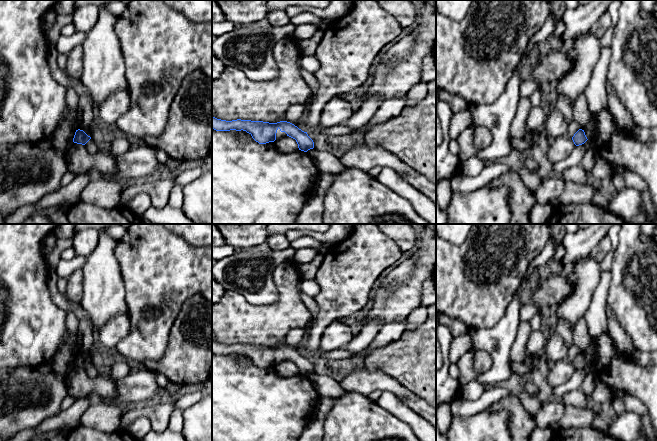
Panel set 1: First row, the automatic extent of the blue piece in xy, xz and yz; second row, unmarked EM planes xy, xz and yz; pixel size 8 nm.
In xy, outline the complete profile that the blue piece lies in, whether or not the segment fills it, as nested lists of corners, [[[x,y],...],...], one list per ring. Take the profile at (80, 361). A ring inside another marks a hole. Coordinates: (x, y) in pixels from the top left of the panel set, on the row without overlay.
[[[76,354],[73,366],[77,368],[85,369],[91,363],[83,354]]]

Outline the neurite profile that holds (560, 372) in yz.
[[[567,358],[550,363],[547,381],[552,388],[555,388],[566,383],[574,374],[575,370],[572,362]]]

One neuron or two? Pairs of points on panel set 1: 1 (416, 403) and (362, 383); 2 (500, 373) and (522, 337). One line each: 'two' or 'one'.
1: one
2: two

